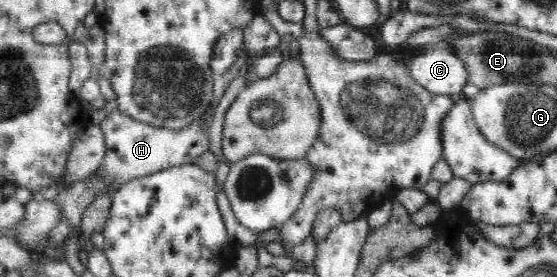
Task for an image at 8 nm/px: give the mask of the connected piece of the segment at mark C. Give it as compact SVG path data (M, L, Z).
M445 41L428 46L406 64L419 85L431 93L450 95L454 101L468 82L465 63L448 49Z

